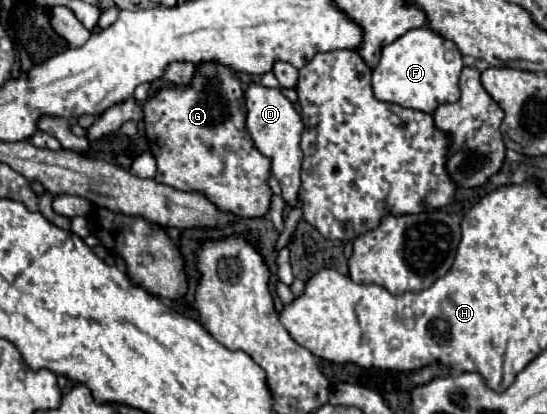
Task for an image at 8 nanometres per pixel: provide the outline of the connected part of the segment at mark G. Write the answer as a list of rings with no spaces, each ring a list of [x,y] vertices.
[[[203,62],[203,64],[197,64],[197,74],[193,78],[193,82],[189,86],[173,86],[173,88],[163,88],[161,92],[157,92],[153,98],[149,98],[145,104],[143,104],[143,112],[145,112],[145,134],[147,134],[147,142],[149,142],[149,148],[157,160],[157,174],[155,174],[155,180],[161,182],[161,184],[167,184],[171,188],[177,188],[177,190],[183,190],[183,192],[201,192],[205,194],[219,210],[223,212],[229,212],[233,216],[241,216],[241,218],[261,218],[269,212],[271,208],[271,198],[273,198],[273,192],[269,188],[269,178],[271,178],[271,158],[263,156],[251,136],[247,134],[245,130],[245,102],[243,102],[243,88],[241,88],[241,82],[235,78],[235,72],[227,66],[221,66],[217,62]]]

